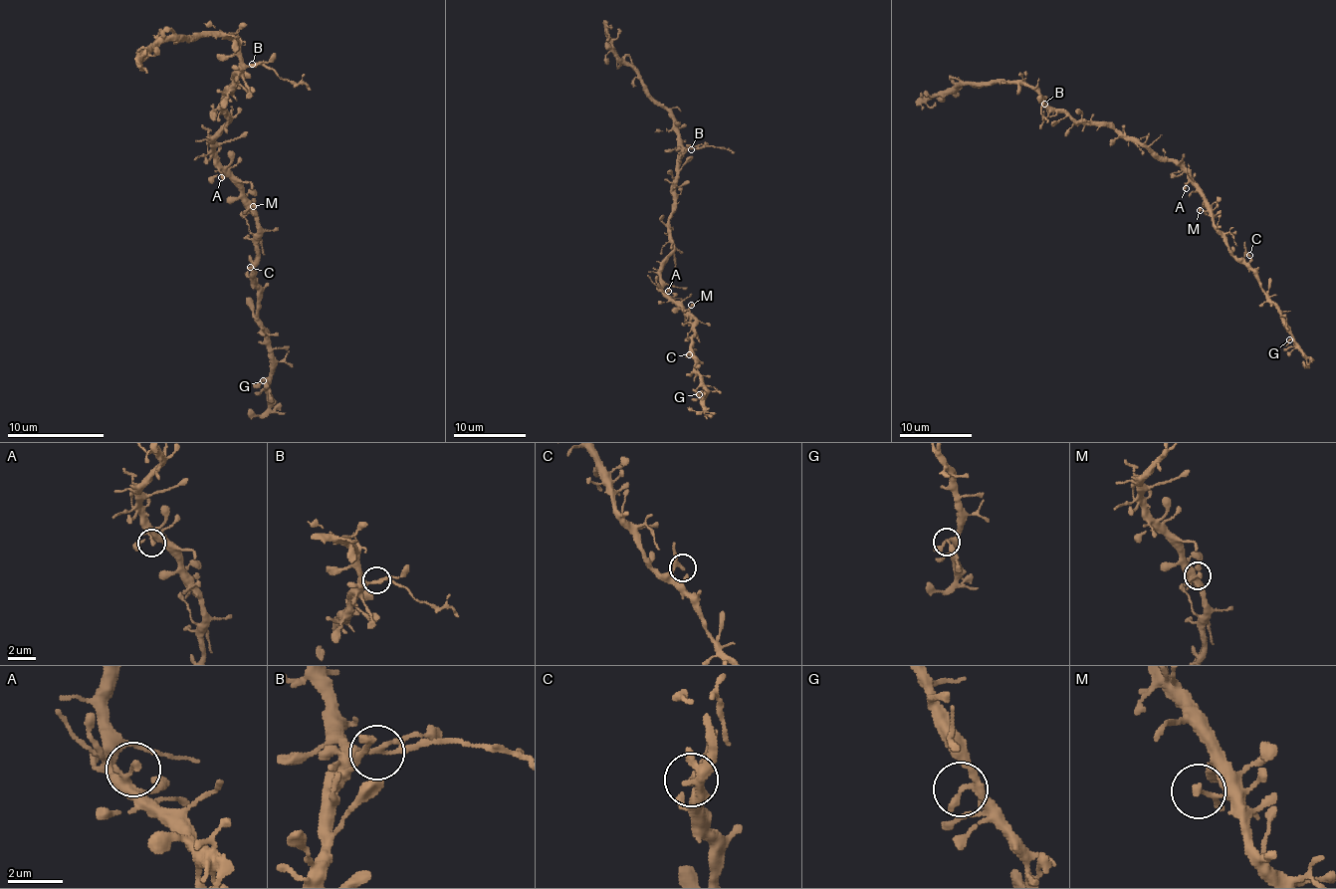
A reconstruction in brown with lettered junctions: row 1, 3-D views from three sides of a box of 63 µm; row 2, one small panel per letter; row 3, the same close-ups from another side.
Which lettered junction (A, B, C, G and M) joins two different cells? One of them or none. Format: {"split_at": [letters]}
{"split_at": ["B"]}

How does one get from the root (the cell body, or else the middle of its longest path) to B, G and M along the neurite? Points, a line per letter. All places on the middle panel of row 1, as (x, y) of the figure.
B: (666, 258), (673, 251), (669, 229), (673, 178), (677, 175), (679, 158), (691, 149)
G: (666, 258), (660, 273), (660, 289), (695, 320), (695, 372), (704, 386), (704, 395), (699, 394)
M: (666, 258), (660, 273), (660, 289), (684, 311), (691, 305)

